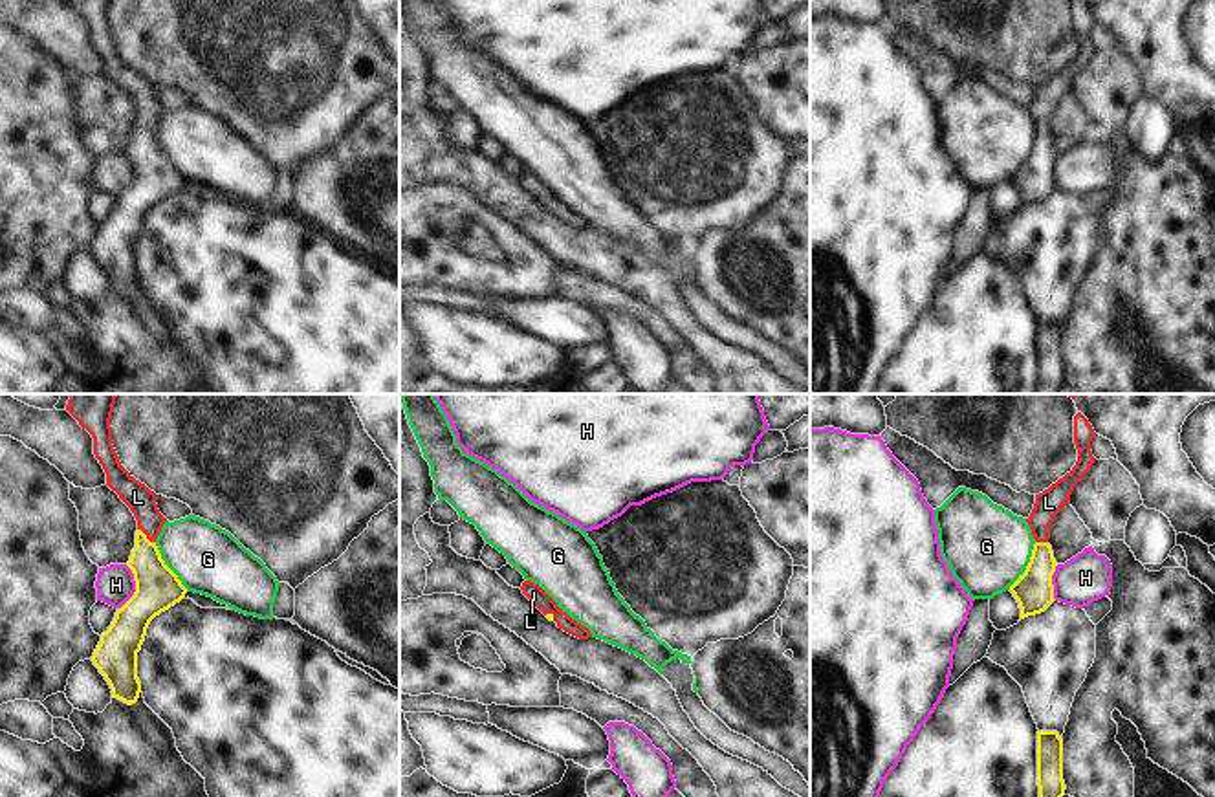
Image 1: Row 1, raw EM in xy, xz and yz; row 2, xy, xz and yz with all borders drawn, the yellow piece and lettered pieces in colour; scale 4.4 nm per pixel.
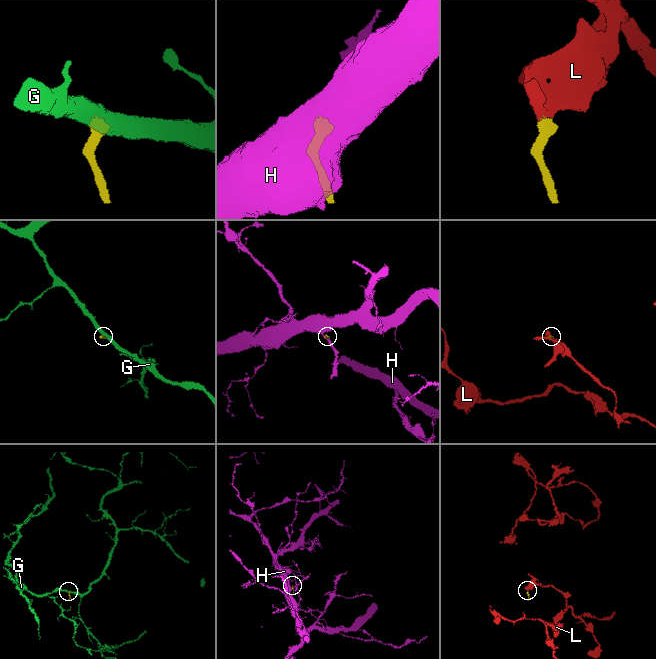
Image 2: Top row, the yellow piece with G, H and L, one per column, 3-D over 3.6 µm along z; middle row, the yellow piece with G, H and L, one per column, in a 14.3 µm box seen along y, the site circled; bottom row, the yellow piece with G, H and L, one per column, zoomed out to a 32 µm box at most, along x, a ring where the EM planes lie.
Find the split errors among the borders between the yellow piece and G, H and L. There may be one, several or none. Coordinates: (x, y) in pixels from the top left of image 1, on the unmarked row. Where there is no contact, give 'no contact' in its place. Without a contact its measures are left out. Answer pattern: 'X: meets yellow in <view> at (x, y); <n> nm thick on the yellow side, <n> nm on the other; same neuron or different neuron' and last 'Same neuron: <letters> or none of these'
G: meets yellow in xy at (167, 156); 200 nm thick on the yellow side, 300 nm on the other; different neuron
H: meets yellow in xy at (136, 176); 200 nm thick on the yellow side, 170 nm on the other; different neuron
L: meets yellow in xy at (145, 127); 200 nm thick on the yellow side, 120 nm on the other; same neuron
Same neuron: L

